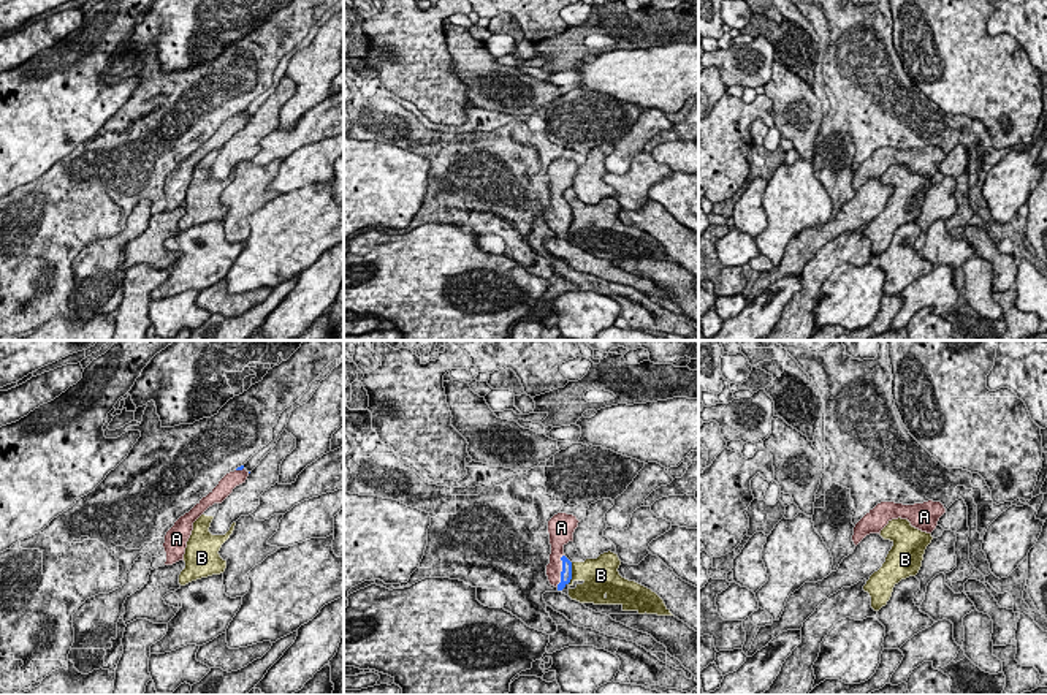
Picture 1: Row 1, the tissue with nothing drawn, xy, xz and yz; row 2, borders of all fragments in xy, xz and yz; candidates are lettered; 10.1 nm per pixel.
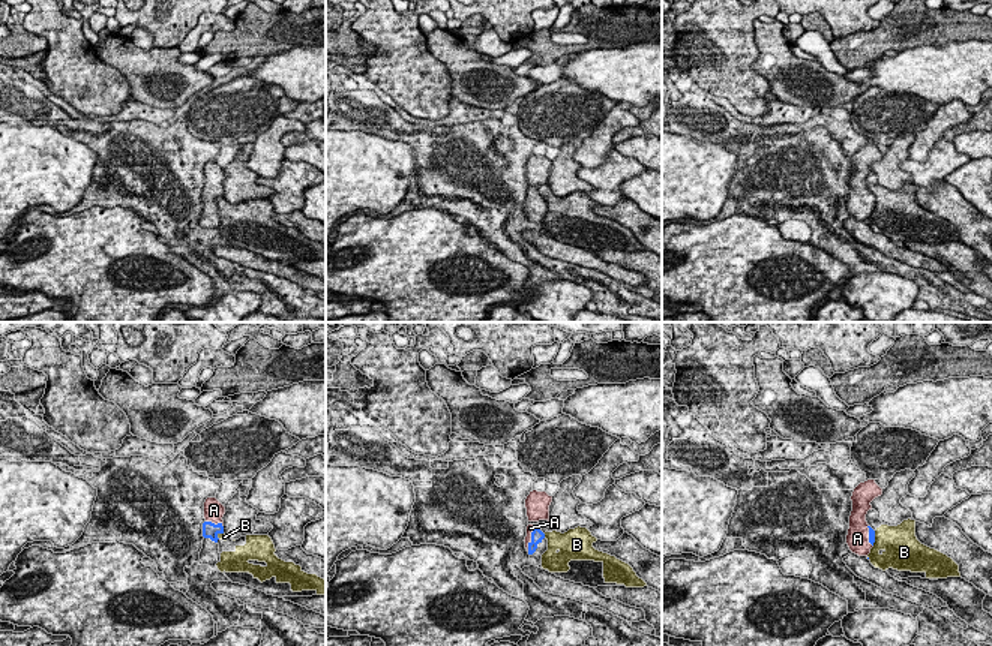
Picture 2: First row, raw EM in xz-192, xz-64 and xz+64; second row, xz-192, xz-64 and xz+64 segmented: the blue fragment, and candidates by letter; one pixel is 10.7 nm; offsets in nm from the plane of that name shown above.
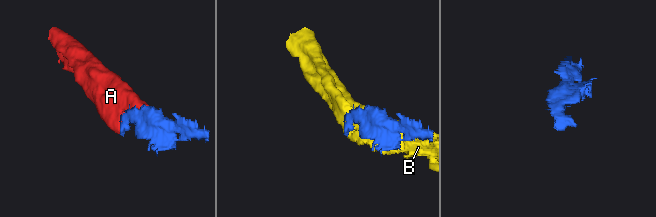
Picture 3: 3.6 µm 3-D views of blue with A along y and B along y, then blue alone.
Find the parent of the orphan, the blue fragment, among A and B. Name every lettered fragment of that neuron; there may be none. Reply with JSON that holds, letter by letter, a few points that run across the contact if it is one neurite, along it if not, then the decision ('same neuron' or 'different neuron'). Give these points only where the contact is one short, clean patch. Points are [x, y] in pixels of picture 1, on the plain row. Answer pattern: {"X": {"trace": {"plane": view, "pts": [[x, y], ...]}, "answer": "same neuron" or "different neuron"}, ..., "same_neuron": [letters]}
{"A": {"answer": "same neuron"}, "B": {"answer": "different neuron"}, "same_neuron": ["A"]}

